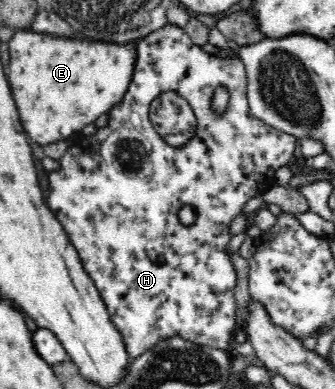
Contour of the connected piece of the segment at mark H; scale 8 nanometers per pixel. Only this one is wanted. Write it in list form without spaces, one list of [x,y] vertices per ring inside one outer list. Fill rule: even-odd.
[[[167,23],[162,28],[149,32],[147,36],[138,38],[134,41],[137,58],[131,86],[125,94],[125,98],[119,102],[107,115],[108,122],[105,127],[100,127],[95,132],[87,136],[87,140],[83,140],[79,146],[71,146],[65,154],[59,158],[60,168],[49,171],[49,194],[47,196],[47,207],[49,211],[56,216],[58,222],[63,225],[71,245],[77,250],[77,255],[83,263],[83,271],[91,277],[93,285],[97,287],[101,301],[107,307],[109,319],[113,321],[115,329],[119,331],[119,335],[123,337],[123,347],[127,351],[127,355],[131,359],[135,359],[143,355],[145,350],[149,350],[153,344],[157,344],[161,338],[165,336],[180,336],[185,340],[195,342],[201,346],[209,348],[219,348],[225,351],[232,351],[234,344],[232,338],[234,333],[241,329],[239,316],[235,313],[235,298],[233,298],[233,288],[237,282],[237,274],[231,263],[231,257],[225,253],[225,246],[229,244],[232,235],[230,234],[230,225],[233,218],[236,218],[241,212],[241,208],[247,204],[247,200],[257,197],[257,194],[267,191],[271,187],[276,186],[275,172],[285,167],[291,160],[295,148],[297,148],[297,137],[289,135],[283,131],[279,131],[259,118],[250,114],[249,102],[247,99],[247,75],[245,75],[245,67],[243,61],[236,55],[230,55],[229,58],[212,55],[207,53],[201,45],[195,44],[191,37],[185,32],[183,27],[176,24]],[[225,87],[229,94],[227,110],[223,116],[216,116],[211,109],[211,98],[214,91]],[[175,92],[182,98],[187,100],[196,117],[196,126],[194,135],[183,146],[170,146],[164,138],[156,131],[156,128],[149,121],[151,102],[161,96],[161,94]],[[184,206],[190,206],[195,213],[195,221],[192,225],[186,226],[180,221],[180,210]]]

